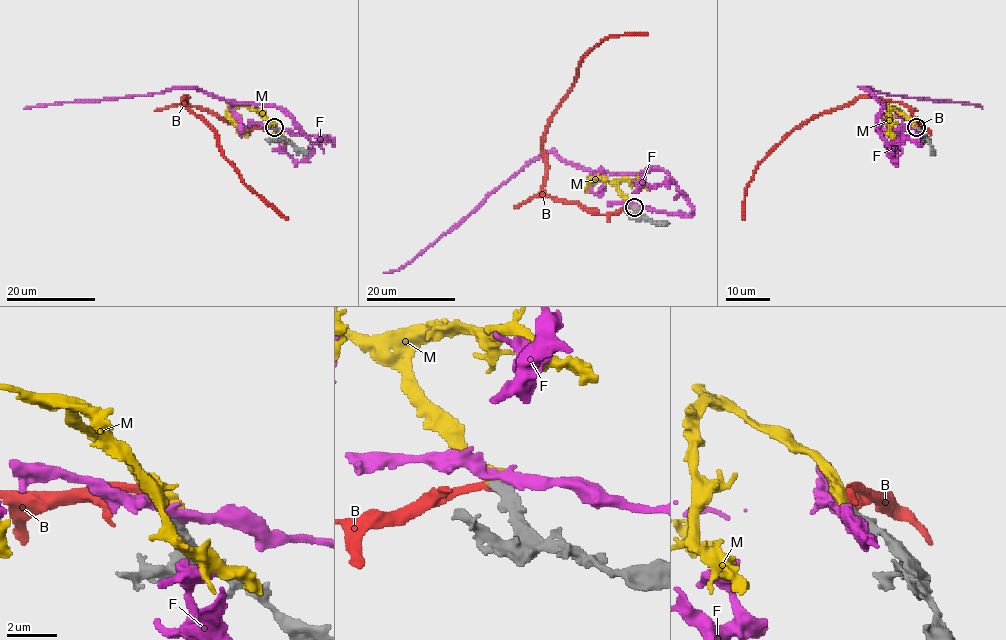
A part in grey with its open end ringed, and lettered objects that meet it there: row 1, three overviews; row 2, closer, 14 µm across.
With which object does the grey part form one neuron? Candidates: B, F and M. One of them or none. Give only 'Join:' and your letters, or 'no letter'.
Join: M

